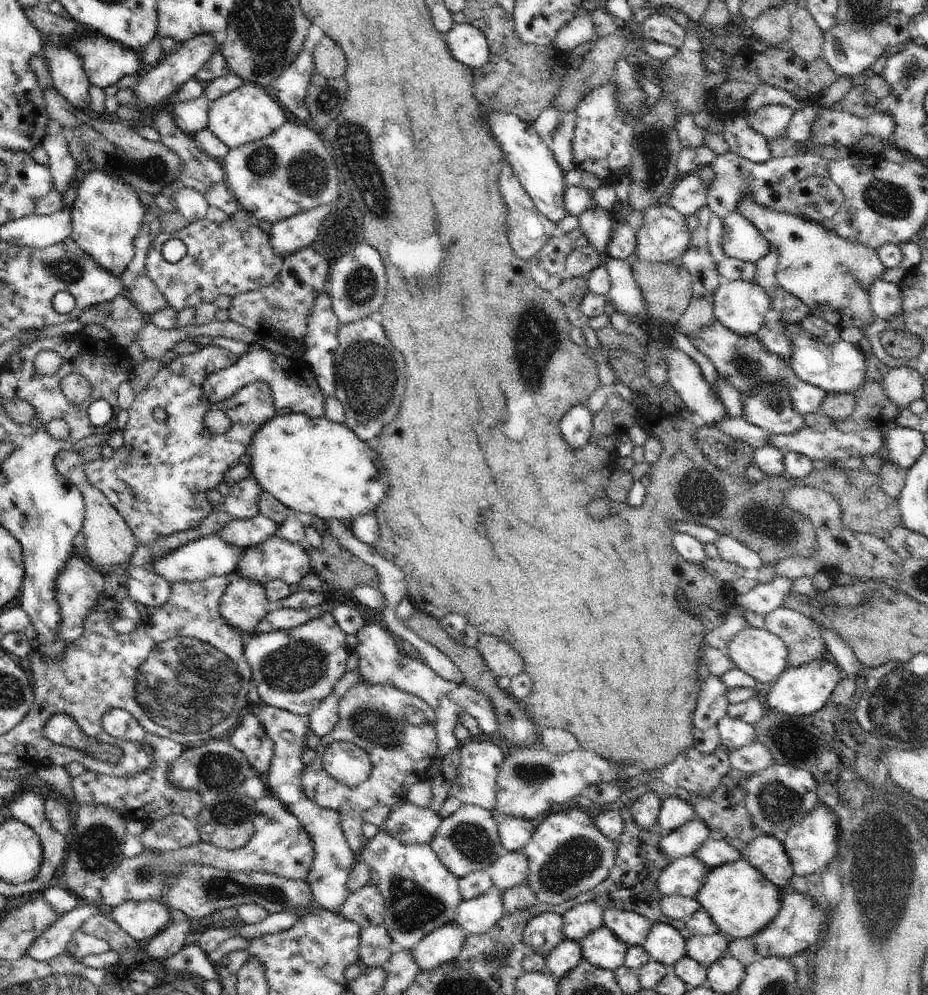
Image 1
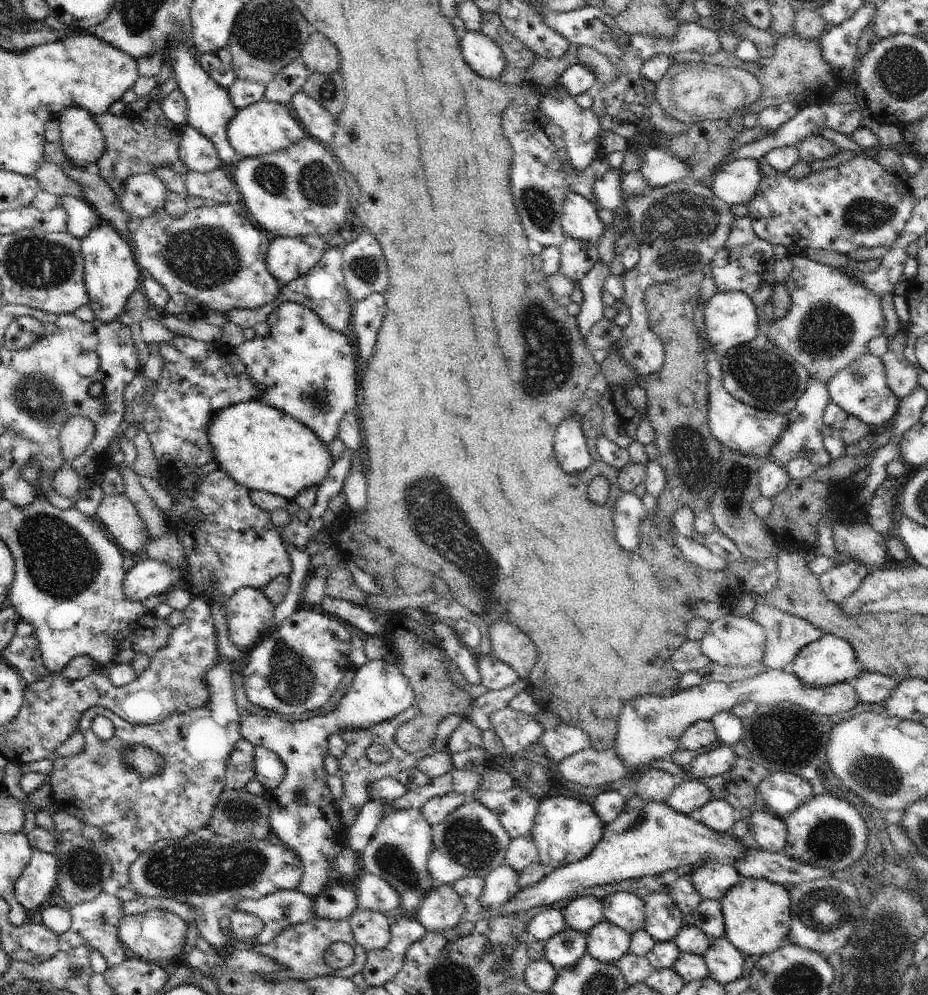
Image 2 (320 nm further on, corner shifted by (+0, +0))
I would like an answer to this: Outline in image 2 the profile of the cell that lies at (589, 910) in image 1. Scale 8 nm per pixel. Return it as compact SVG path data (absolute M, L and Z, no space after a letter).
M592 895L574 898L562 909L567 926L576 932L587 934L599 922L603 921L603 901Z

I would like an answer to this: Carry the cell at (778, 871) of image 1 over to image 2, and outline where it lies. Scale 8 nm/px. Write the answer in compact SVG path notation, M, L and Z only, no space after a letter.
M766 809L752 811L747 818L748 828L760 849L771 853L783 852L787 844L787 826L784 820Z

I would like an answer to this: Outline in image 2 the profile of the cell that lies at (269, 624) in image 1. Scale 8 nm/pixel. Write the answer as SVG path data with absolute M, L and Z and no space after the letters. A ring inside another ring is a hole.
M221 660L214 668L204 675L205 689L209 692L208 702L204 706L192 707L192 712L176 713L162 722L134 726L116 716L111 710L104 707L90 707L82 713L78 730L85 737L83 749L69 757L57 757L50 760L53 768L49 775L49 785L52 786L51 800L55 811L66 812L75 816L88 826L96 826L100 830L106 830L114 840L114 844L103 844L106 848L112 848L116 852L116 858L110 858L112 877L119 877L119 886L124 888L129 882L130 865L145 850L151 848L162 839L184 838L194 835L197 830L209 826L212 811L218 802L220 794L226 789L225 768L228 764L234 745L241 739L239 731L240 712L234 700L234 684L231 676L239 670L226 660ZM96 716L106 716L114 725L112 738L102 742L90 728ZM131 744L142 745L152 749L155 753L162 754L165 767L160 774L141 777L134 773L132 768L122 765L120 754L122 749Z

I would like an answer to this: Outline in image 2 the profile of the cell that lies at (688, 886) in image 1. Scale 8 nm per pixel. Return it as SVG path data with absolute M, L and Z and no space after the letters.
M707 862L691 874L695 889L704 899L720 901L721 898L743 879L732 864Z

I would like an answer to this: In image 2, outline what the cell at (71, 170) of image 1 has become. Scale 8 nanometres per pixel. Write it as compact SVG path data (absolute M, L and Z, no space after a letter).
M71 196L59 197L59 204L67 210L67 230L82 240L101 224L97 212L84 200Z

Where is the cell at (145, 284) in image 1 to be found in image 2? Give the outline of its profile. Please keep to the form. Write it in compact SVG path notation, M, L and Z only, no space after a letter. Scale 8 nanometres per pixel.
M66 162L60 163L59 166L64 174L67 174L81 188L82 200L97 212L102 221L108 222L131 245L132 240L127 229L131 216L121 209L116 202L113 188L100 176L97 169L68 167Z

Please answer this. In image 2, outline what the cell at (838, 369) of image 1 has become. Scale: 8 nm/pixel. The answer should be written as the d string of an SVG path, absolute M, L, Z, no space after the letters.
M866 354L851 365L836 373L826 384L830 401L845 410L849 416L856 417L864 424L872 426L891 425L898 412L899 398L888 386L883 360Z

